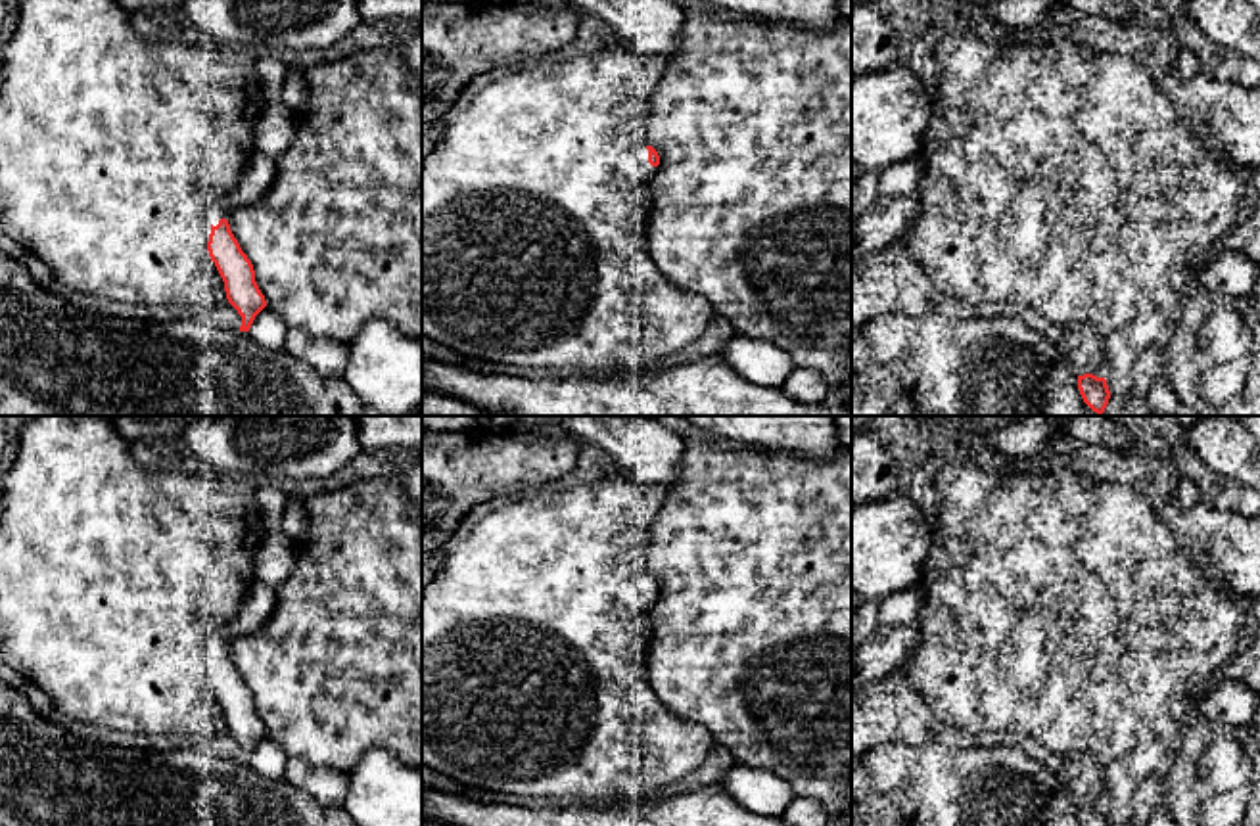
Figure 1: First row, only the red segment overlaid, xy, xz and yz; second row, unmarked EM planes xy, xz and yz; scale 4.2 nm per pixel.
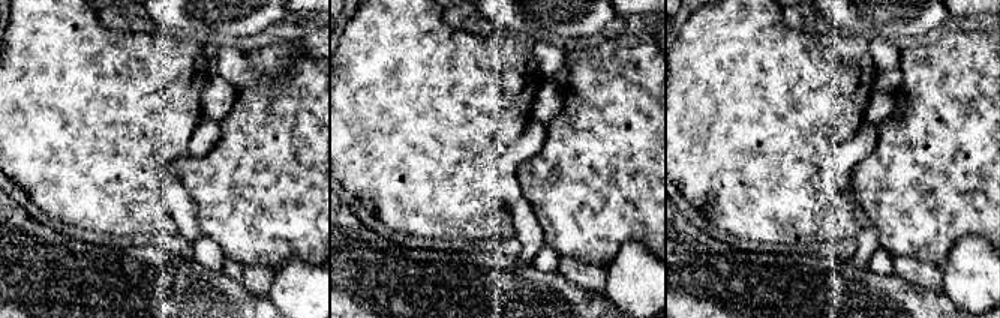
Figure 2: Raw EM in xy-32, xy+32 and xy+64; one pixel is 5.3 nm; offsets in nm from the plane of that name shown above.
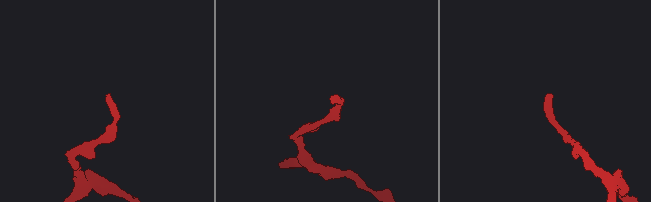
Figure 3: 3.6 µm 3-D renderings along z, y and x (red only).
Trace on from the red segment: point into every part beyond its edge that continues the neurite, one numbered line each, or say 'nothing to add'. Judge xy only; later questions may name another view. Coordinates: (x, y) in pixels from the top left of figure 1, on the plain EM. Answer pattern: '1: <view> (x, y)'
1: xy (257, 606)

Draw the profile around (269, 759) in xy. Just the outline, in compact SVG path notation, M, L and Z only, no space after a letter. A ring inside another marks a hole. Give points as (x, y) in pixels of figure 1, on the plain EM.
M265 736L255 746L247 763L253 767L255 772L272 780L282 780L286 774L288 759L290 757L282 751L282 747Z

